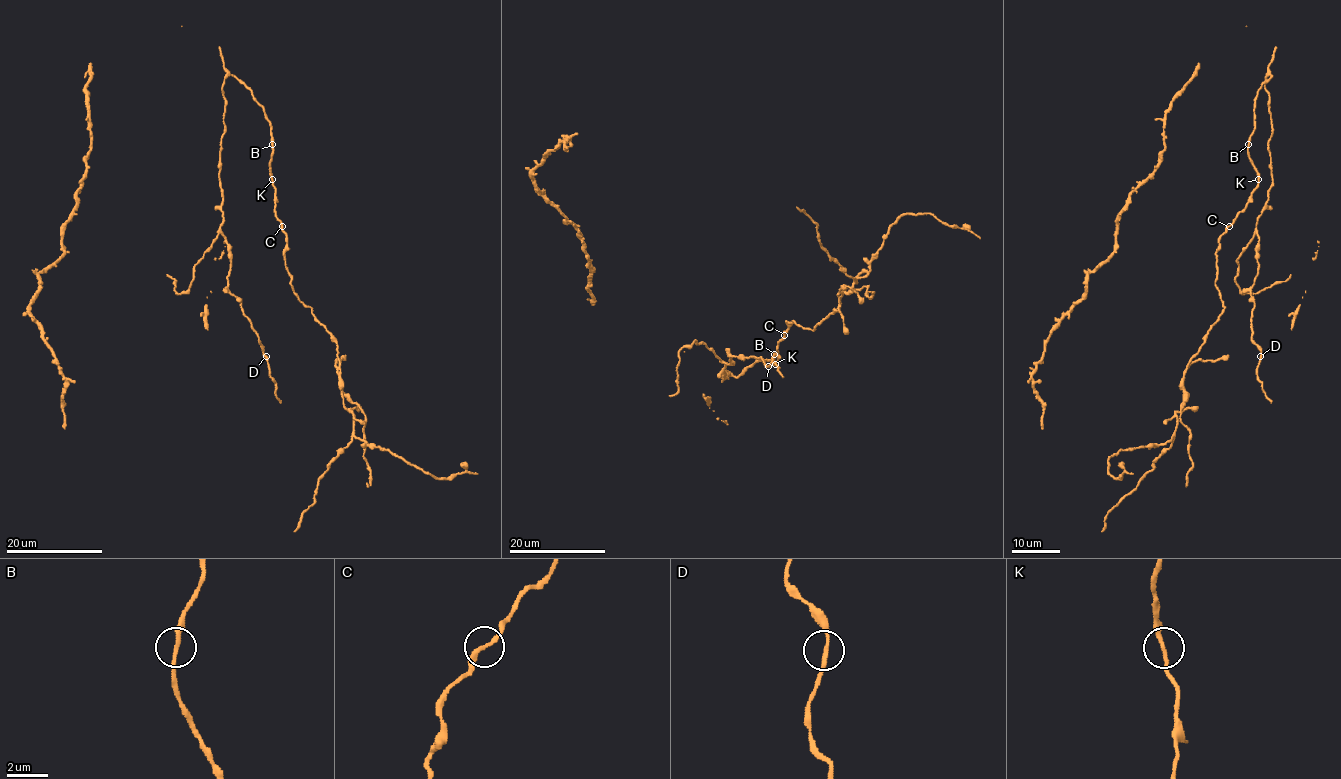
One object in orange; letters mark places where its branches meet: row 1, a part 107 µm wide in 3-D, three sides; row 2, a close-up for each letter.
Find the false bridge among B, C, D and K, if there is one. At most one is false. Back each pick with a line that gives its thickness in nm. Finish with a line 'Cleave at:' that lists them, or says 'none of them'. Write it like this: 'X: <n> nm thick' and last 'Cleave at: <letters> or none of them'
Cleave at: none of them

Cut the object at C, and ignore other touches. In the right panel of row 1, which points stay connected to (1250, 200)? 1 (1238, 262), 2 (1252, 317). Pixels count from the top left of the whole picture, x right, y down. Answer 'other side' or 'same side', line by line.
1: same side
2: same side

